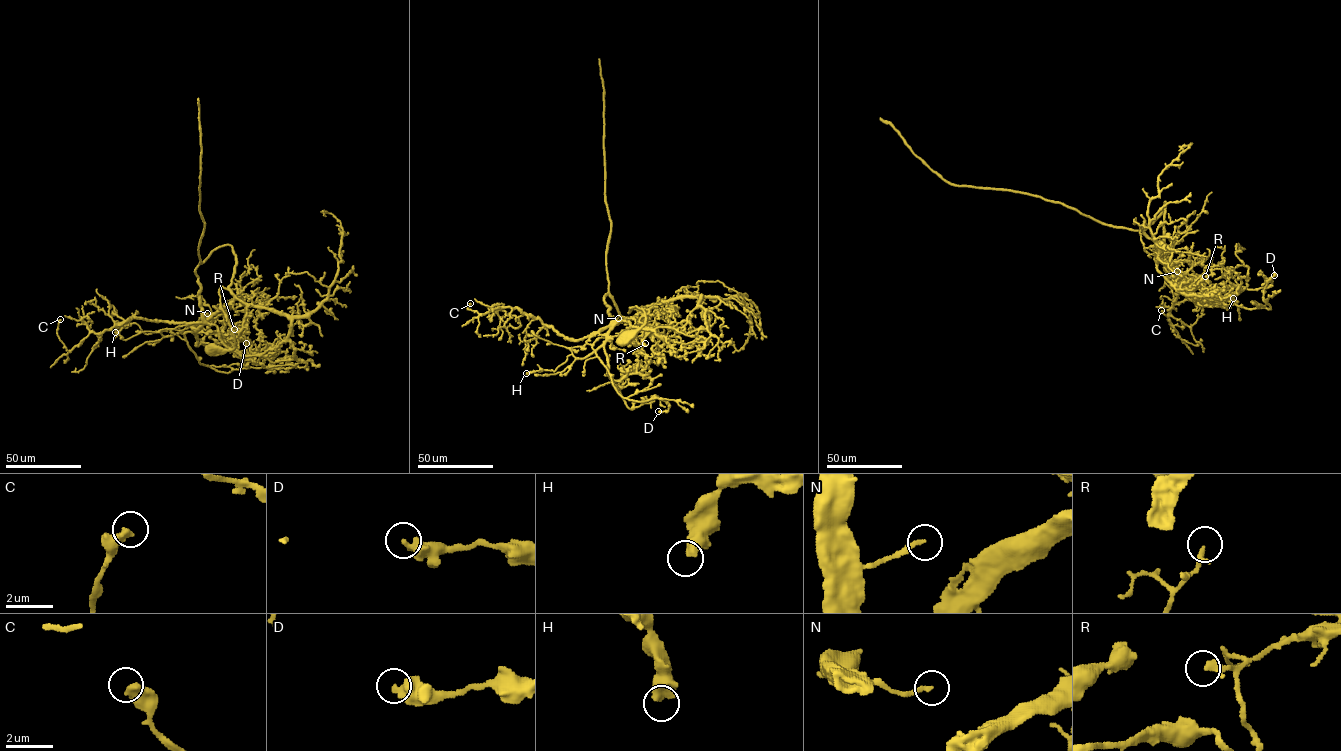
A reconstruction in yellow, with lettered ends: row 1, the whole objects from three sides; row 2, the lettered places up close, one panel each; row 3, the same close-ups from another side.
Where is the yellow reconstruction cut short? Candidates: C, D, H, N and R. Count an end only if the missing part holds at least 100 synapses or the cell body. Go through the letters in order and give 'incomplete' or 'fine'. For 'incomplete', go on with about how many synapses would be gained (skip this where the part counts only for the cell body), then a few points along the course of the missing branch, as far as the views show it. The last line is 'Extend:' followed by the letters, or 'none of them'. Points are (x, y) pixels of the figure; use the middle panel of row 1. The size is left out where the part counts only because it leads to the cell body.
C: fine
D: fine
H: fine
N: fine
R: fine
Extend: none of them

